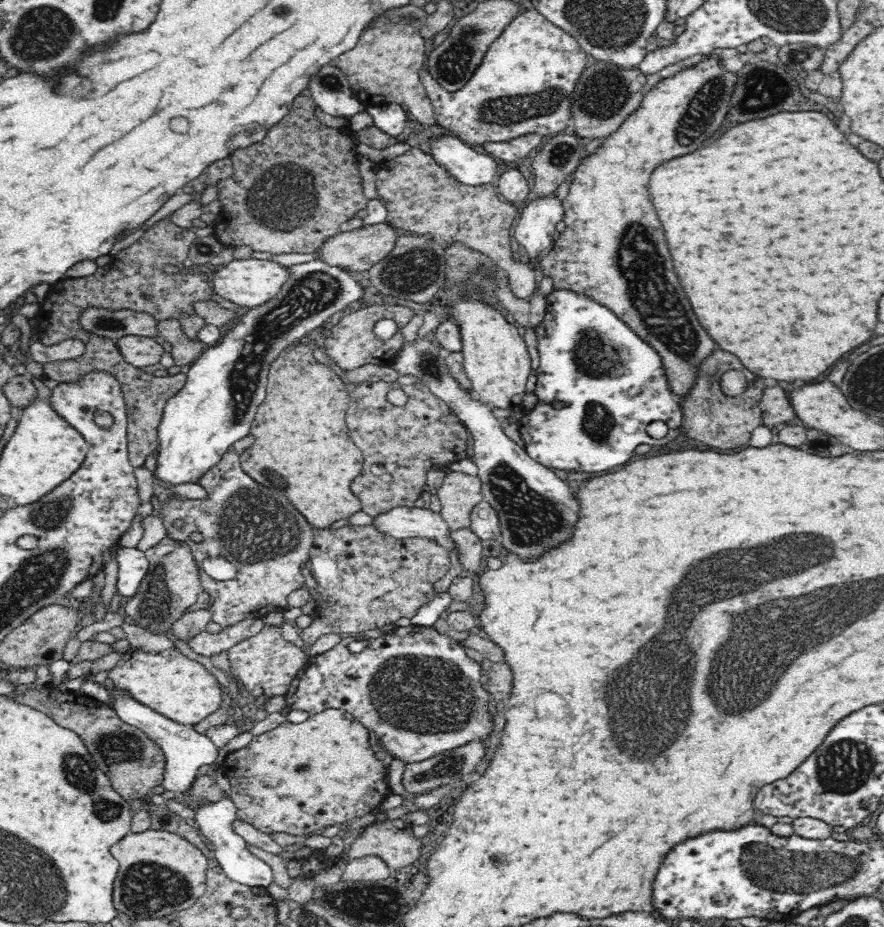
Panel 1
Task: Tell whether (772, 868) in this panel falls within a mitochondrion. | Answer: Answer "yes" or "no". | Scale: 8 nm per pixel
yes

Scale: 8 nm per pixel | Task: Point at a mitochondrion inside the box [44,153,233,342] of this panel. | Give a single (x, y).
(105, 324)

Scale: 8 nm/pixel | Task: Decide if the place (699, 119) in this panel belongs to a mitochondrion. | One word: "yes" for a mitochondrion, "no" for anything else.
yes

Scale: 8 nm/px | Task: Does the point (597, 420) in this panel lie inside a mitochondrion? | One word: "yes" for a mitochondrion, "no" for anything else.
yes

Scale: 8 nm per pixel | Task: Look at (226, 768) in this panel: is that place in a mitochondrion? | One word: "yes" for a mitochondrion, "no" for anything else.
no

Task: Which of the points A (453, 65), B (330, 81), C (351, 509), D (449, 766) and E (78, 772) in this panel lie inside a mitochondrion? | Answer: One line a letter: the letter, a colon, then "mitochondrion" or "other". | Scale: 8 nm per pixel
A: mitochondrion
B: mitochondrion
C: other
D: mitochondrion
E: mitochondrion

